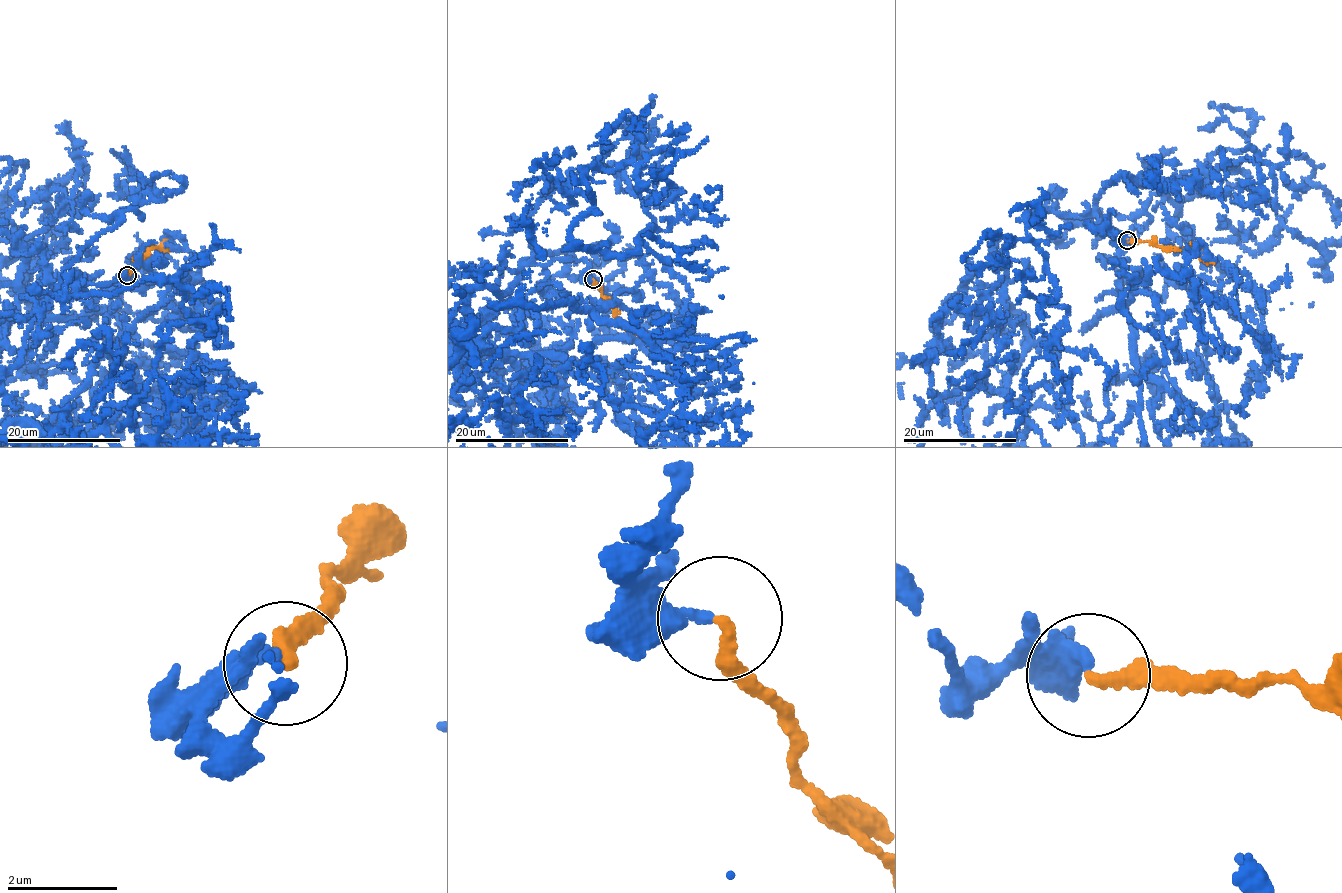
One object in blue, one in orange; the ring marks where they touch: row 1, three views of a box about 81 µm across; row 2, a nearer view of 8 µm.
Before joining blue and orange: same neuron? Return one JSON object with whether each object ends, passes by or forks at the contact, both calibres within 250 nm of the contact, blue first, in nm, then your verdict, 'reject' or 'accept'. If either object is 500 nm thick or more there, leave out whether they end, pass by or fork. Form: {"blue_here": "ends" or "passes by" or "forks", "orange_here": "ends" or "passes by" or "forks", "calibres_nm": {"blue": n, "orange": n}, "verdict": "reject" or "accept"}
{"blue_here": "ends", "orange_here": "ends", "calibres_nm": {"blue": 280, "orange": 260}, "verdict": "reject"}

